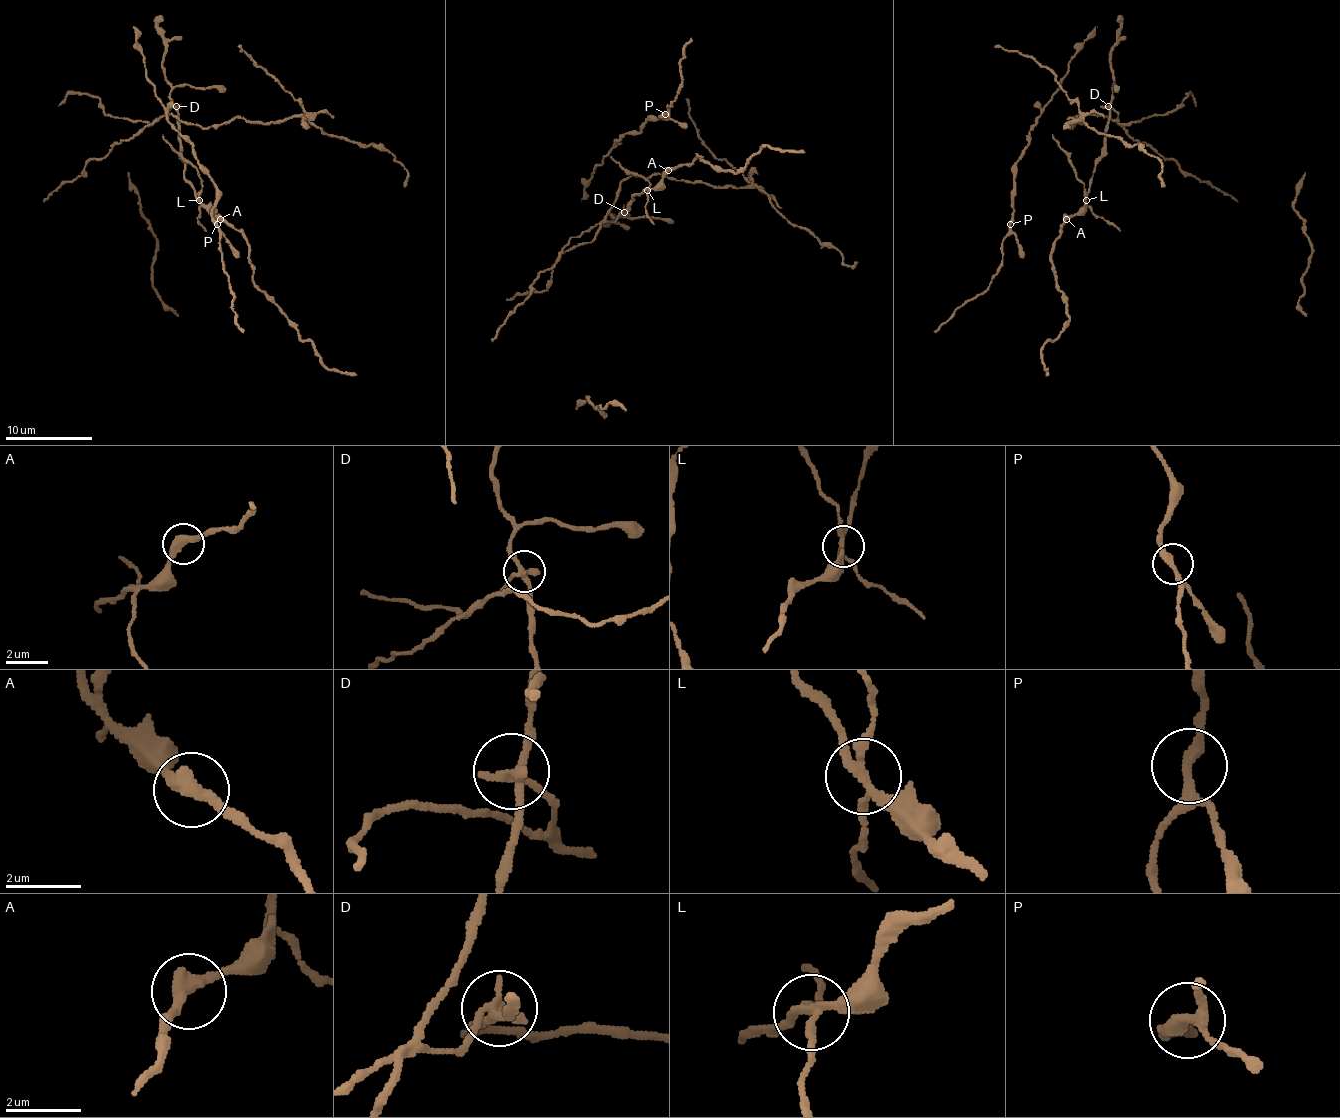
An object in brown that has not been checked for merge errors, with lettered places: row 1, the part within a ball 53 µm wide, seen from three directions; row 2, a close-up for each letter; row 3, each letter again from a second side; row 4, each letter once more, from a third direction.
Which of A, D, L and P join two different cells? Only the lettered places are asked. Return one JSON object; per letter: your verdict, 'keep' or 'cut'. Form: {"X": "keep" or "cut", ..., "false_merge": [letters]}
{"A": "keep", "D": "cut", "L": "cut", "P": "keep", "false_merge": ["D", "L"]}

